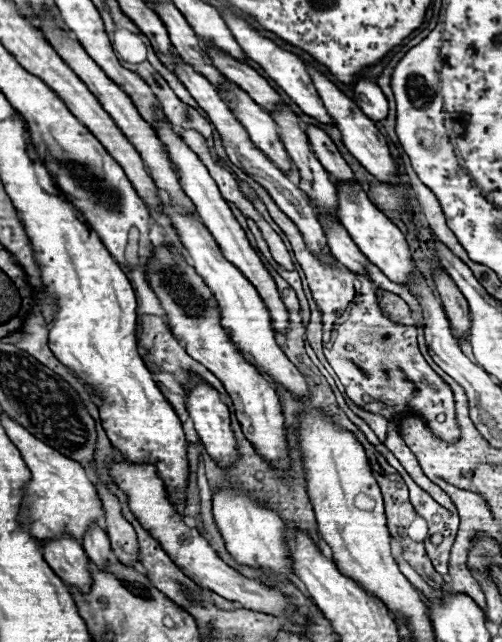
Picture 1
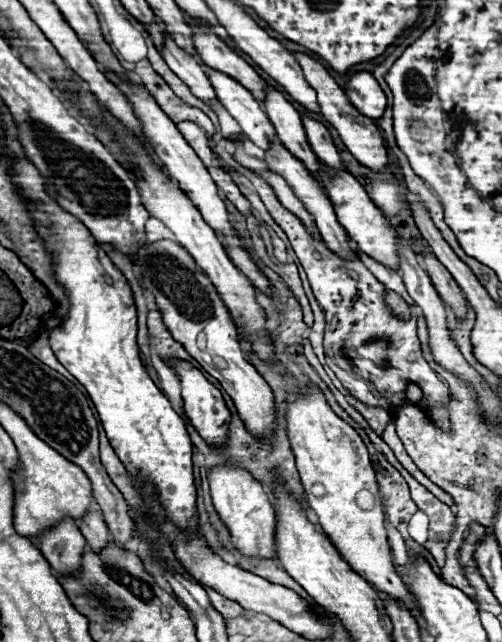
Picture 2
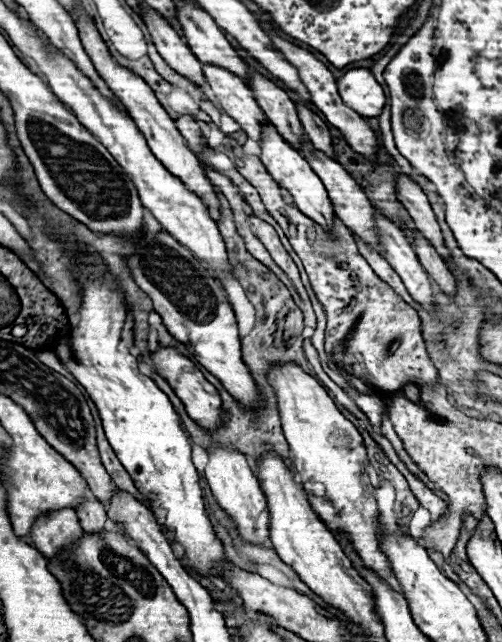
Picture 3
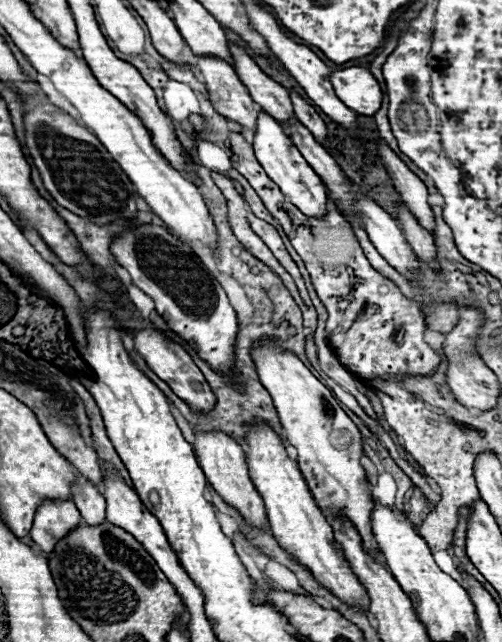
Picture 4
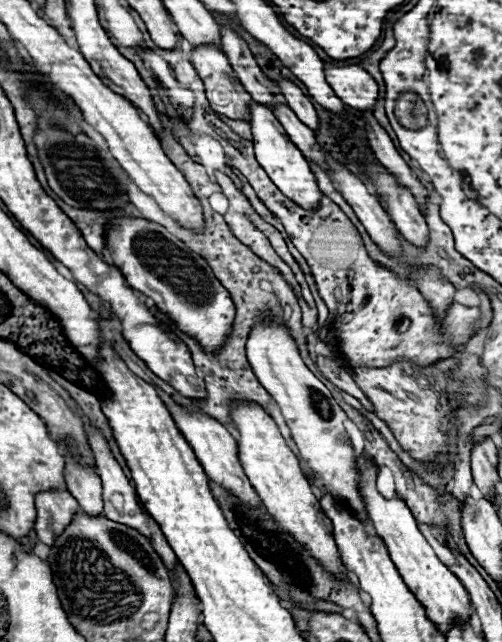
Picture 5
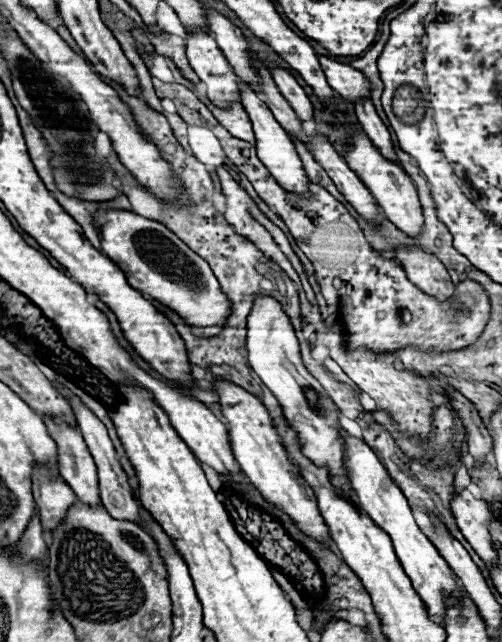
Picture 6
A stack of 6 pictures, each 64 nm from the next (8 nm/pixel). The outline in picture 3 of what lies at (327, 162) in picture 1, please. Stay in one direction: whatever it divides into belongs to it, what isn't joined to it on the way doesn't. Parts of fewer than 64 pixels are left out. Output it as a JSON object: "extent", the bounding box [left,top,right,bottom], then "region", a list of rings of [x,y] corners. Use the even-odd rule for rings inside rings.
{"extent":[296,104,332,156],"region":[[[296,104],[296,110],[298,110],[298,118],[302,122],[302,128],[304,132],[310,136],[312,144],[316,148],[322,148],[322,152],[326,152],[326,156],[332,156],[332,144],[330,144],[330,130],[326,126],[326,122],[314,114],[308,106],[304,104]]]}

